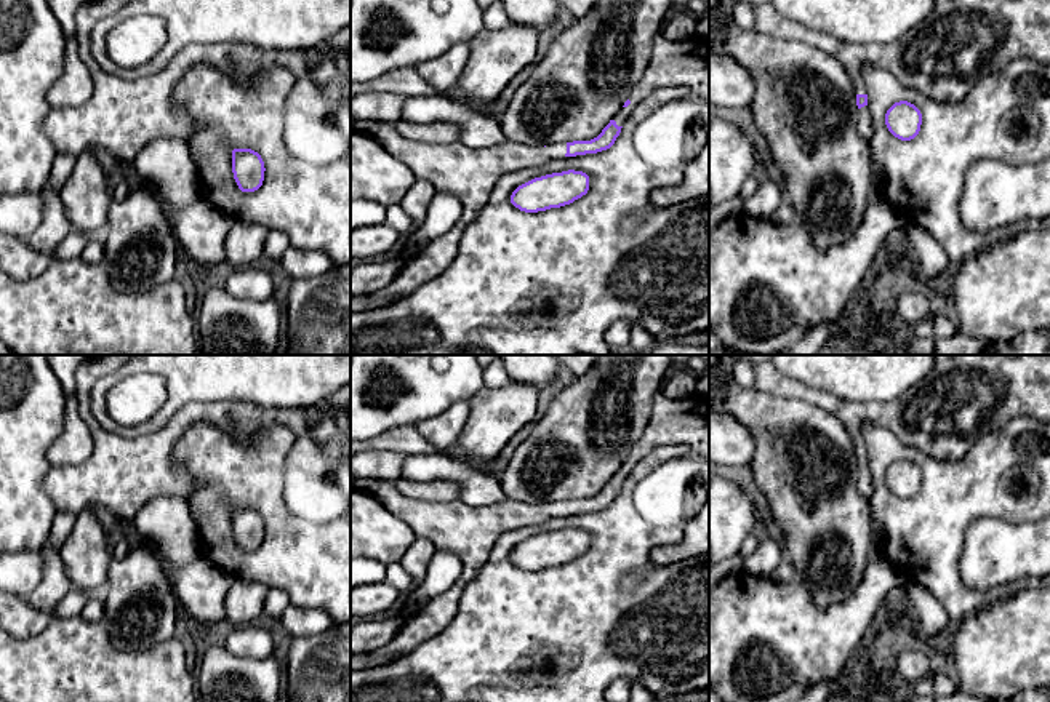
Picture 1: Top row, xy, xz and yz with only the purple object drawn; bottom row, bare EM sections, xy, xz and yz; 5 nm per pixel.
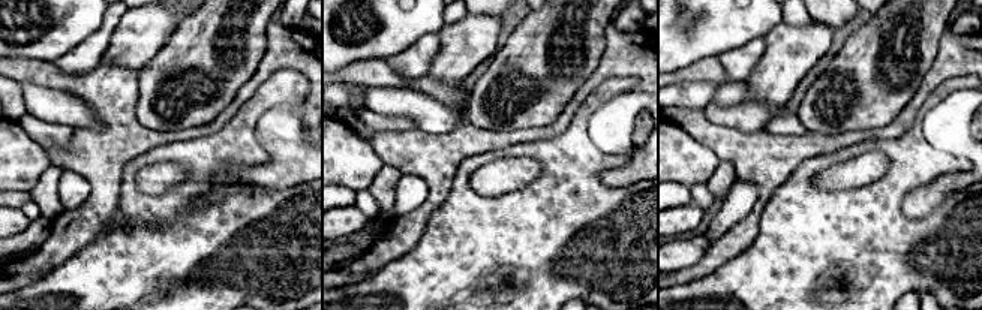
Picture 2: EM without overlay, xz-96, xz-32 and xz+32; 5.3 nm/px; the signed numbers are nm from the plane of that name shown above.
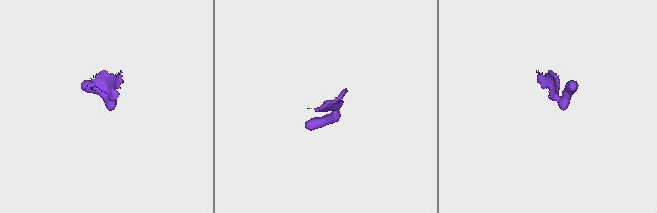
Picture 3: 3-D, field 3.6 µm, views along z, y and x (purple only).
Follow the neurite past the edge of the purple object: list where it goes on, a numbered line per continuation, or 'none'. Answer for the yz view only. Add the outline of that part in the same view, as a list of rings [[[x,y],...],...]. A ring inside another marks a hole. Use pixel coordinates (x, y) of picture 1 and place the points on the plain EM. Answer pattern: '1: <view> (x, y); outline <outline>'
1: yz (964, 397); outline [[[933,355],[933,358],[933,369],[911,390],[890,403],[847,401],[783,374],[771,361],[754,365],[752,387],[775,397],[802,400],[836,416],[845,425],[856,453],[866,453],[863,437],[866,425],[888,430],[903,445],[916,448],[935,461],[960,461],[981,437],[1002,429],[1015,416],[1026,414],[1050,422],[1050,355],[1021,355],[1016,358],[1005,355]]]

